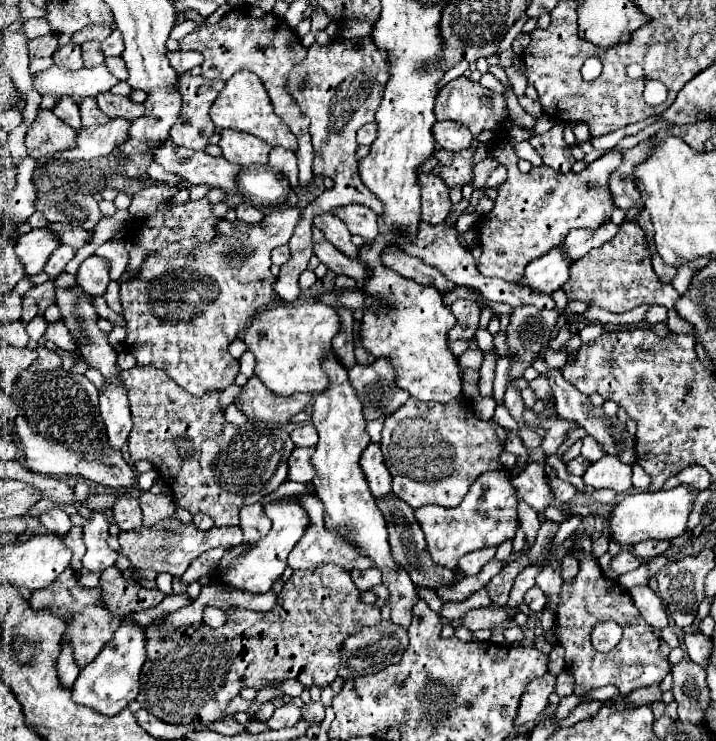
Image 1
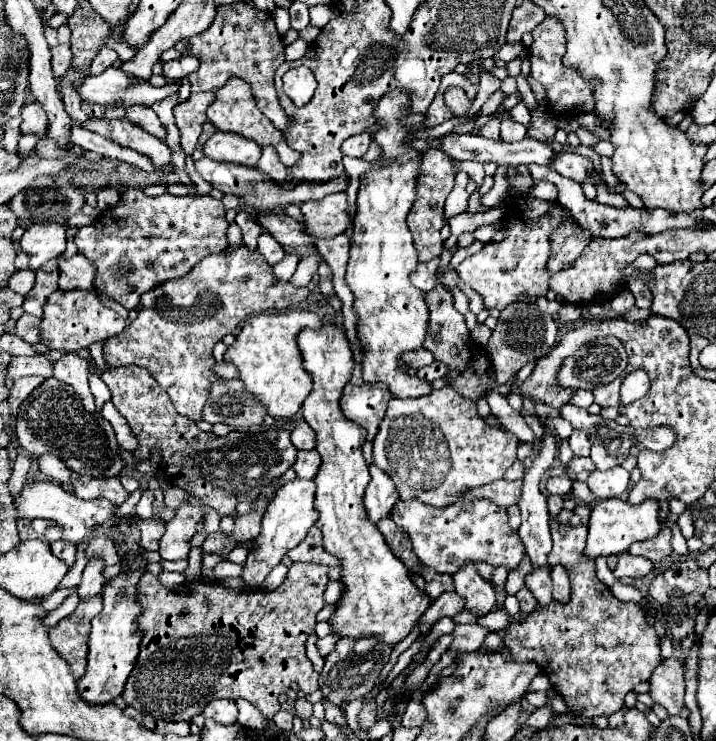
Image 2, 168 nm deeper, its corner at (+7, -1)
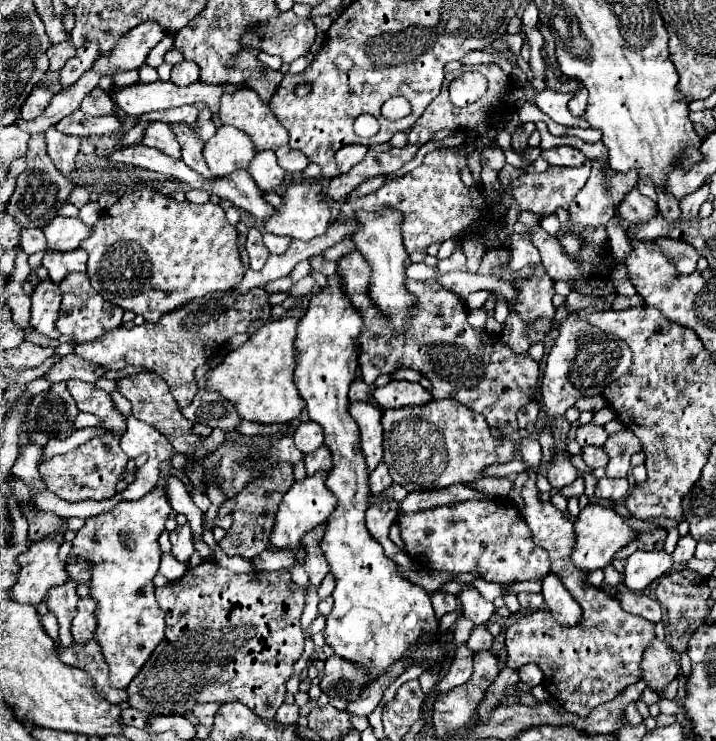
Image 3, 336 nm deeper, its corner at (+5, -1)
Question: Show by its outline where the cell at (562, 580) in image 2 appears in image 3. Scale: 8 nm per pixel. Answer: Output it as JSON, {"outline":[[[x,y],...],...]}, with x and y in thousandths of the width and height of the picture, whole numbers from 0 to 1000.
{"outline":[[[765,773],[765,779],[757,787],[757,803],[760,811],[771,827],[771,833],[791,846],[802,846],[810,841],[813,833],[813,819],[804,814],[804,808],[791,798],[791,792],[785,789],[785,784]]]}

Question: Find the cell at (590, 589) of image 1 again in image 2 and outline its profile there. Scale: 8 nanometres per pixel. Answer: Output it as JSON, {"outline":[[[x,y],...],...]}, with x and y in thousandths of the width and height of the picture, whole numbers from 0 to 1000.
{"outline":[[[768,700],[771,714],[771,730],[774,738],[765,749],[768,762],[788,762],[796,773],[799,784],[799,803],[793,814],[771,814],[760,822],[749,822],[743,830],[732,835],[732,841],[715,841],[707,852],[704,870],[715,879],[718,892],[746,892],[757,900],[757,906],[765,911],[771,927],[788,941],[788,949],[796,960],[807,960],[816,968],[835,968],[866,960],[872,951],[874,935],[880,935],[891,922],[905,919],[913,908],[913,903],[922,897],[922,862],[911,843],[899,838],[899,825],[888,814],[869,814],[863,811],[849,789],[835,784],[832,779],[832,762],[827,754],[816,749],[816,733],[818,733],[818,711],[807,709],[782,709],[779,700]]]}

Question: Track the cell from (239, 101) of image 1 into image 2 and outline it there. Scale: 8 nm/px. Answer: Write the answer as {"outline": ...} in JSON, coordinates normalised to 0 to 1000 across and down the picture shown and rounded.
{"outline":[[[332,104],[318,107],[318,112],[302,123],[302,134],[299,134],[299,139],[291,144],[288,155],[291,155],[293,166],[296,166],[304,177],[316,177],[318,171],[330,171],[330,174],[324,174],[324,177],[318,177],[318,179],[341,182],[341,185],[358,190],[363,198],[369,198],[369,196],[385,198],[385,204],[388,204],[388,209],[391,209],[391,217],[394,217],[399,225],[408,225],[408,223],[419,215],[419,206],[411,204],[411,201],[405,201],[405,198],[399,196],[394,179],[391,179],[391,177],[380,169],[380,163],[358,144],[358,136],[355,136],[355,128],[352,128],[349,115],[346,115],[344,109],[338,109],[338,107],[332,107]]]}

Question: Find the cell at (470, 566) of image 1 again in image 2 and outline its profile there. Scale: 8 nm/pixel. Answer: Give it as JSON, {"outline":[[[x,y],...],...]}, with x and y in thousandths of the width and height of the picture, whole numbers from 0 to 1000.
{"outline":[[[651,760],[634,779],[634,789],[637,789],[637,800],[645,803],[651,808],[651,822],[656,822],[659,827],[679,830],[693,808],[690,808],[690,795],[684,787],[679,787],[668,771],[665,771],[665,760]]]}

